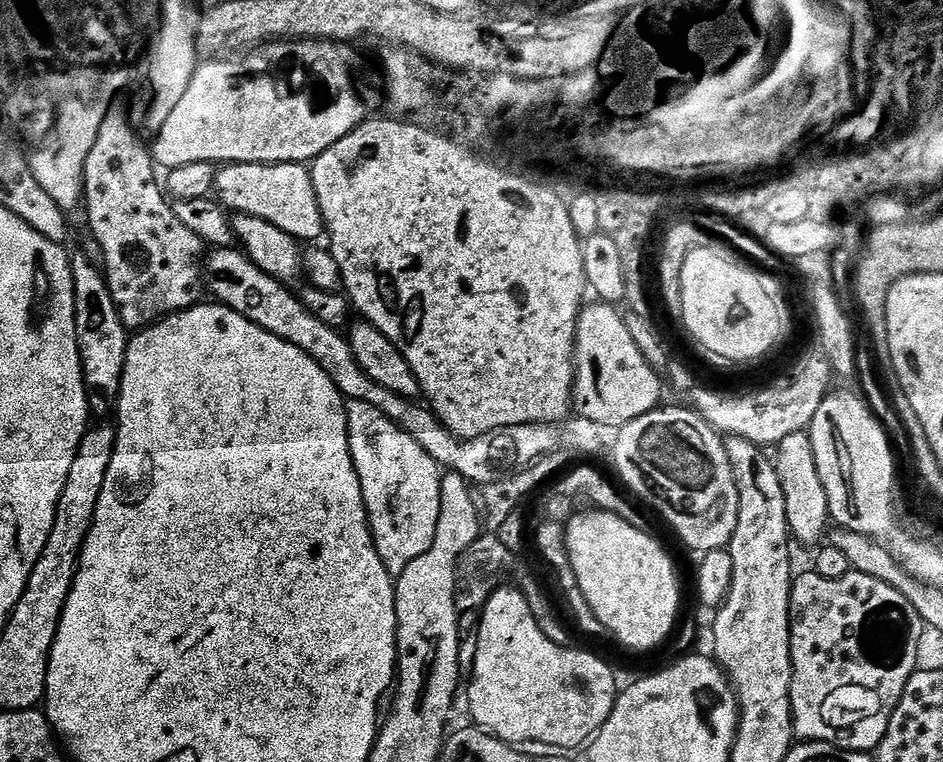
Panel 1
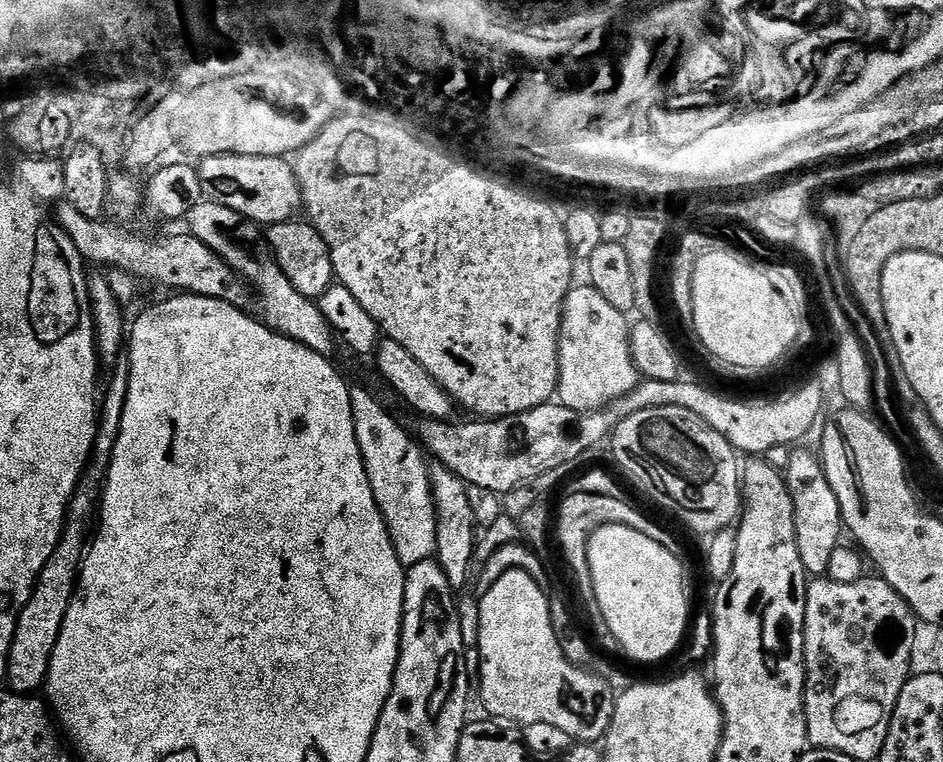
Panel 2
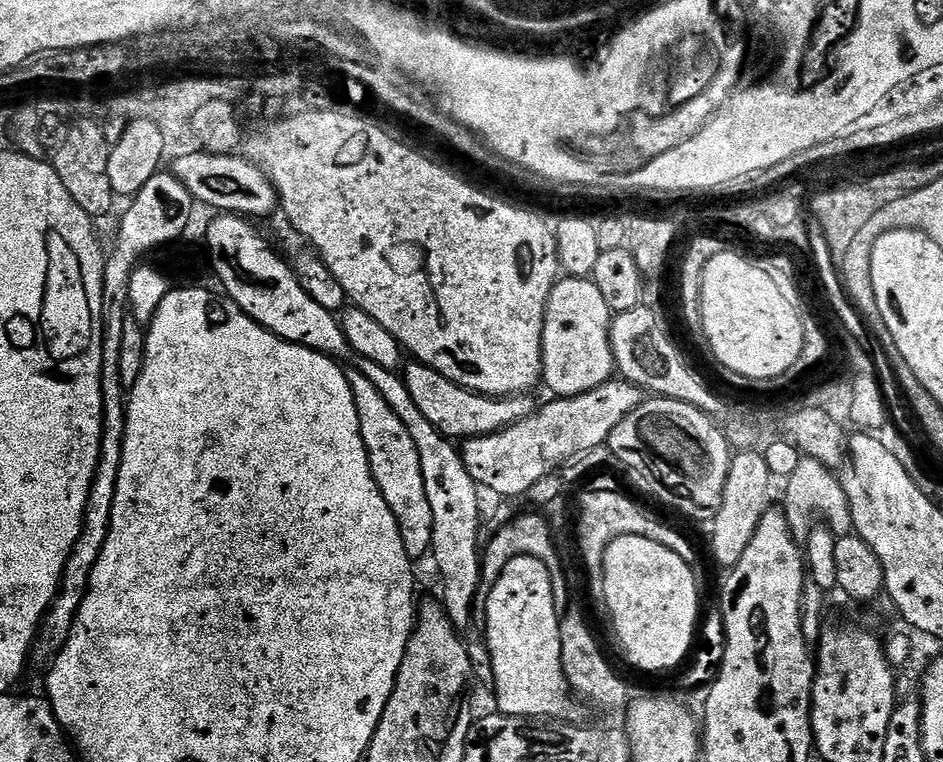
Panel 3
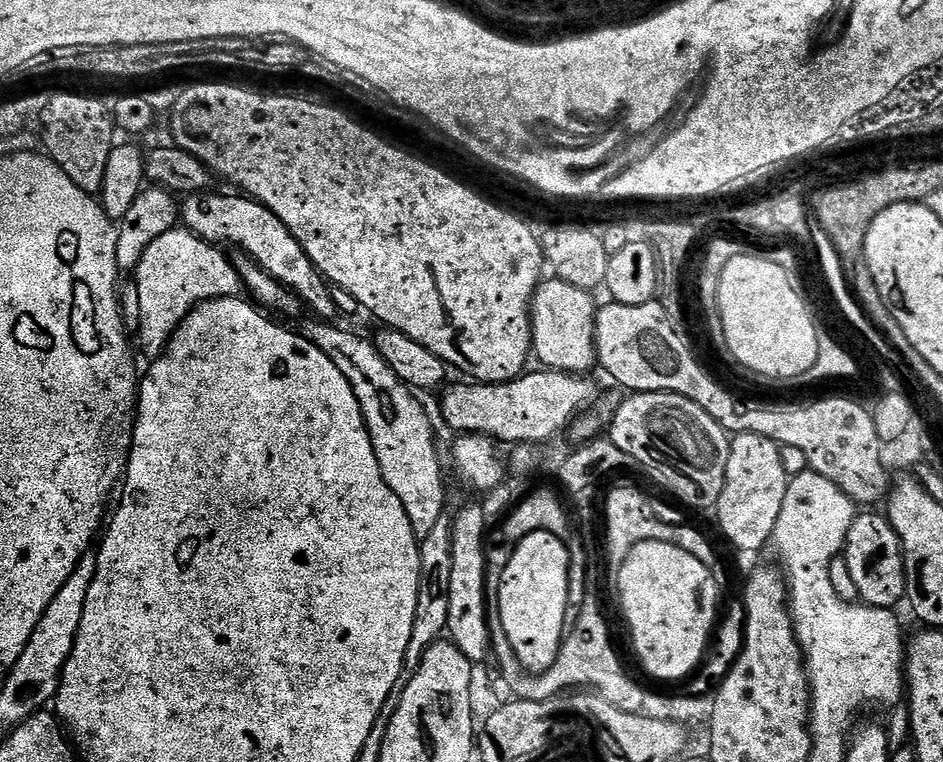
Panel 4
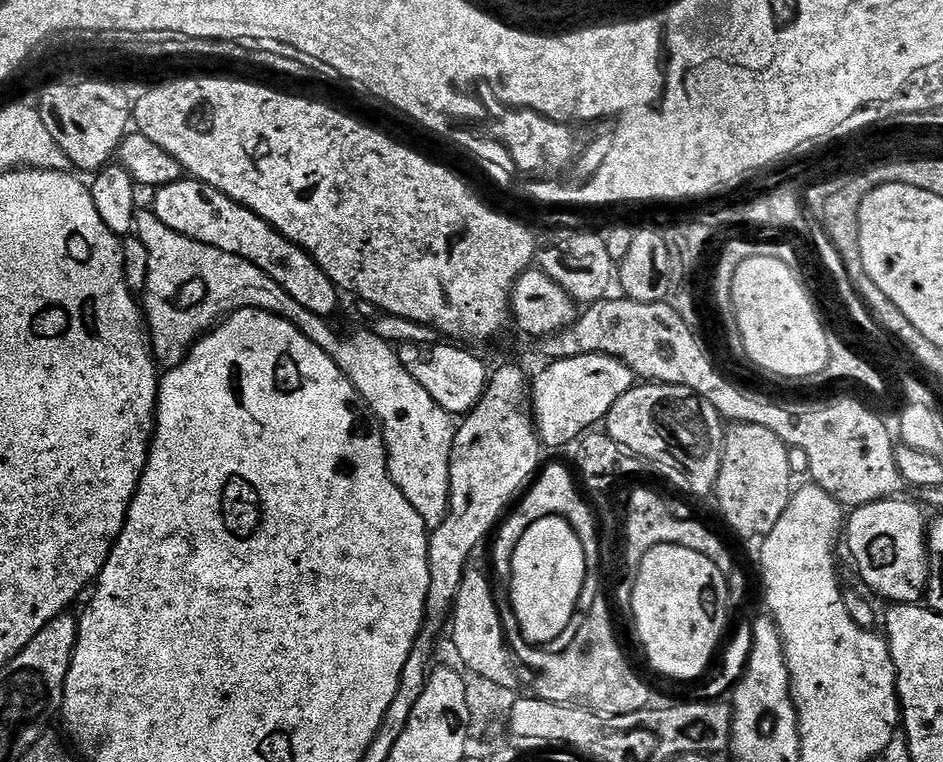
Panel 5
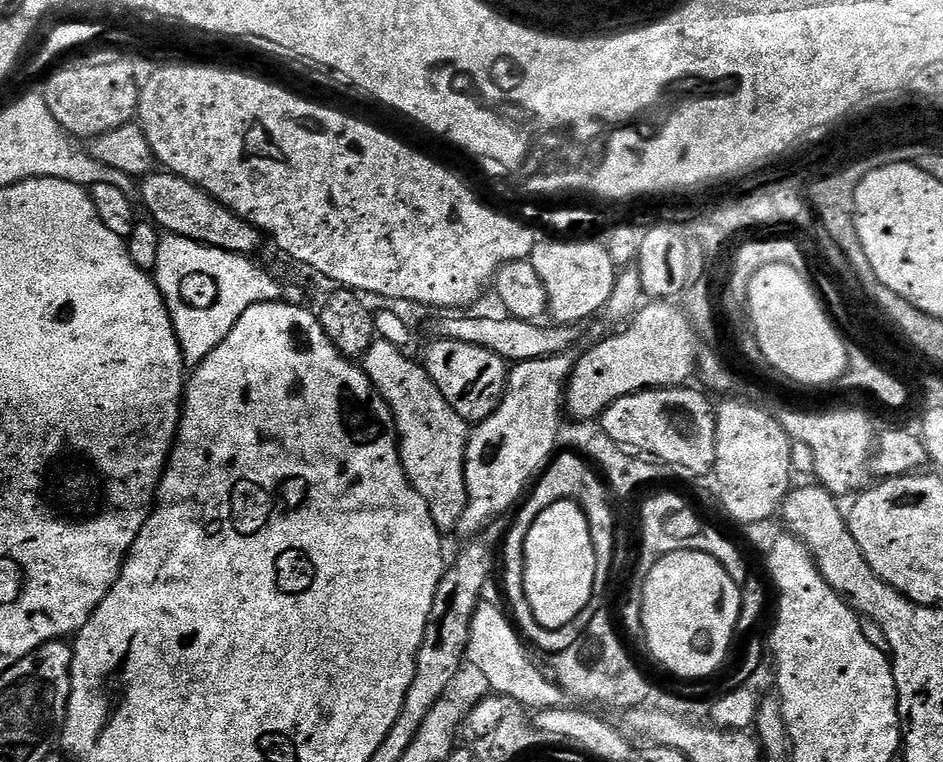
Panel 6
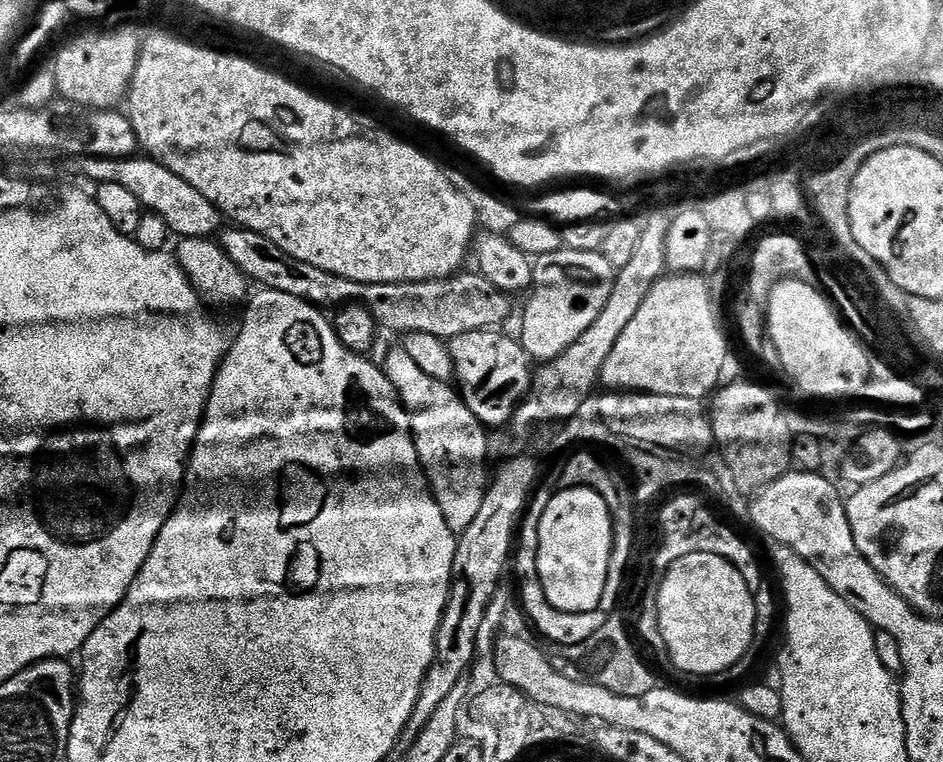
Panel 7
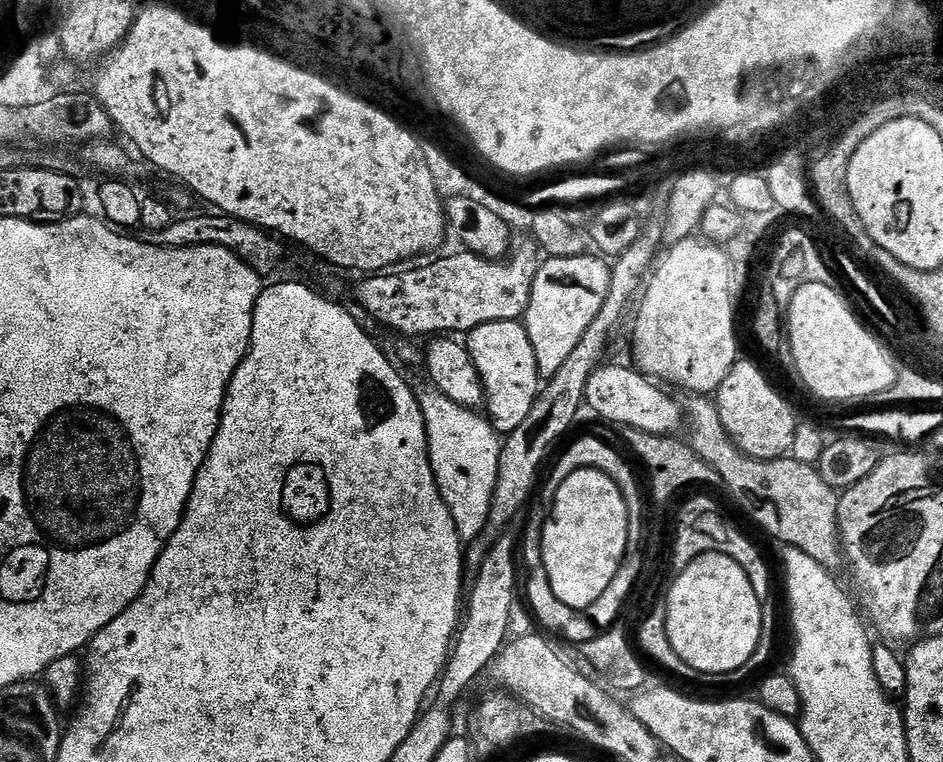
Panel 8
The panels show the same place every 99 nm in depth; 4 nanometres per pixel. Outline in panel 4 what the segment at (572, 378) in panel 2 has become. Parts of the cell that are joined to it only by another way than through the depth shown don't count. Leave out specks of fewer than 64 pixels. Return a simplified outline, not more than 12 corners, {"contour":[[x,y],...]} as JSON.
{"contour":[[555,278],[532,296],[532,347],[545,369],[597,367],[598,304]]}

